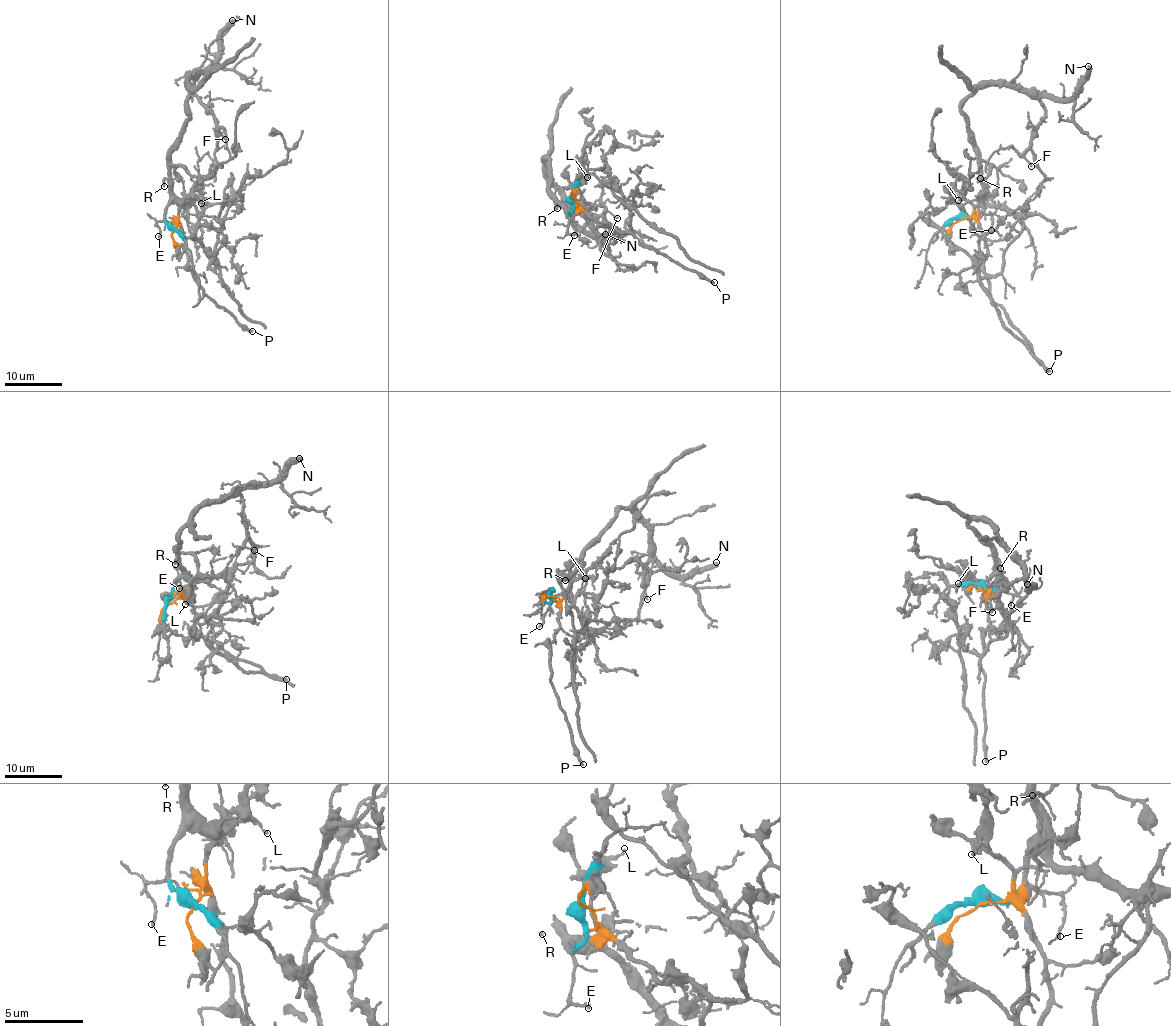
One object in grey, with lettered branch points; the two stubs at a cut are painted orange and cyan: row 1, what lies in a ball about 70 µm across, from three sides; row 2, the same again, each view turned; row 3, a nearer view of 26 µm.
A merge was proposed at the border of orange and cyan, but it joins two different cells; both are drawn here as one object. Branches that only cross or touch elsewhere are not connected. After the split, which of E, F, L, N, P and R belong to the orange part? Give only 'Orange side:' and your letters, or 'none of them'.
Orange side: L, P

